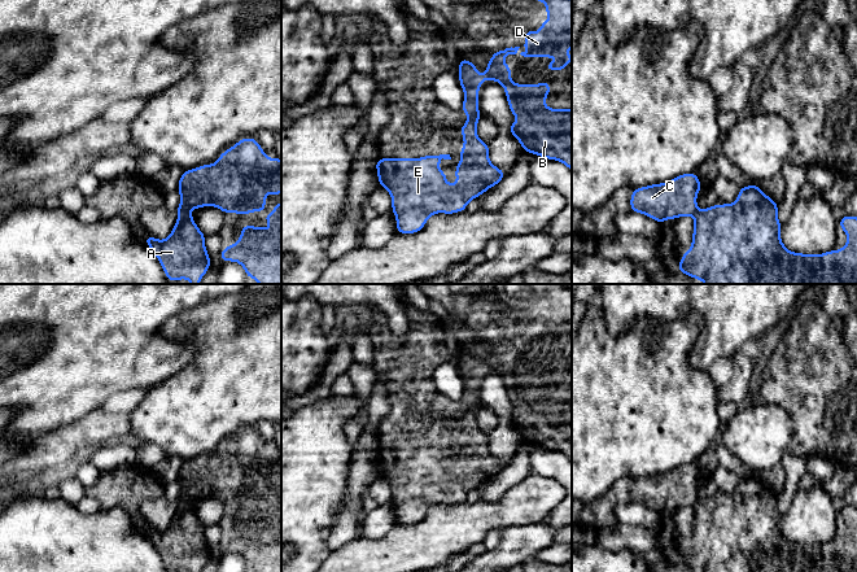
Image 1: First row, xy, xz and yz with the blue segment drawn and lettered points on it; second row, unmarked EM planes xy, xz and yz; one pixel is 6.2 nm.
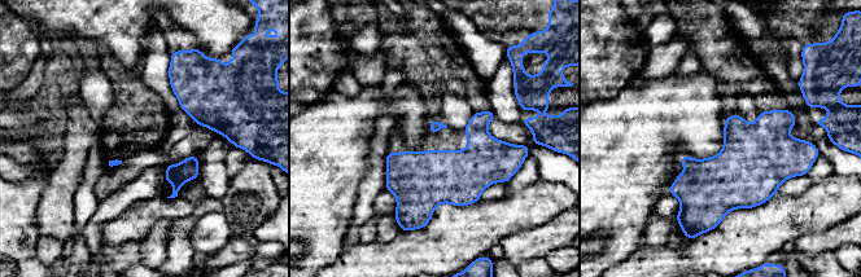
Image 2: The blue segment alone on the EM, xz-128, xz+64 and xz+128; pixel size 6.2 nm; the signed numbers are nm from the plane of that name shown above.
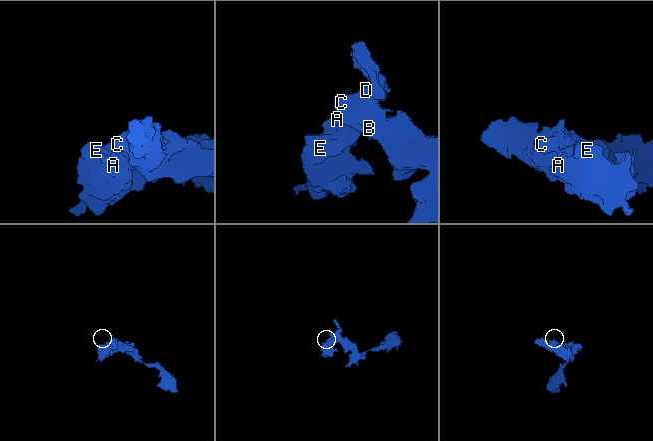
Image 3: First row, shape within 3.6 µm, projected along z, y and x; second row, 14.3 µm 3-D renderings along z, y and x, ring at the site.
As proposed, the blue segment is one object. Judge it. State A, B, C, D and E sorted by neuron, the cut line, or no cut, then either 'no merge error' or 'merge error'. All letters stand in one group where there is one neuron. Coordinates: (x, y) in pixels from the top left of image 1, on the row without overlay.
A E / B C D | xz (479, 402), (468, 407) | merge error

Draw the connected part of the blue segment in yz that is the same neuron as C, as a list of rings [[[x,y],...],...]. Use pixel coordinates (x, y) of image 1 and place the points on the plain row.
[[[682,464],[661,475],[635,479],[630,489],[630,499],[659,514],[694,506],[699,501],[696,486],[701,479],[696,464]]]

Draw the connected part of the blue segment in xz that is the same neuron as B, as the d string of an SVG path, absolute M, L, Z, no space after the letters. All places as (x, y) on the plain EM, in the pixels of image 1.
M520 337L506 339L493 344L485 364L481 367L473 353L462 349L459 372L464 381L463 402L468 407L478 405L478 380L484 371L499 372L507 385L513 407L511 423L528 444L561 451L572 460L572 398L552 399L545 396L551 376L541 372L537 376L511 374L511 358L504 354L506 345L516 345Z

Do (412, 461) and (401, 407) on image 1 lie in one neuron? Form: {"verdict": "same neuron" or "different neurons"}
{"verdict": "same neuron"}

